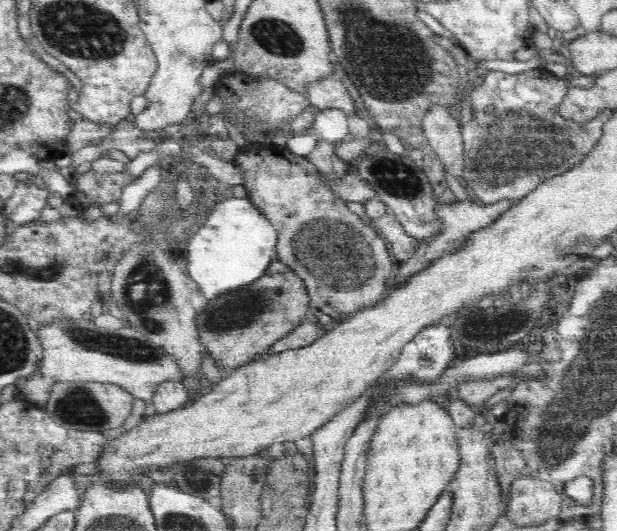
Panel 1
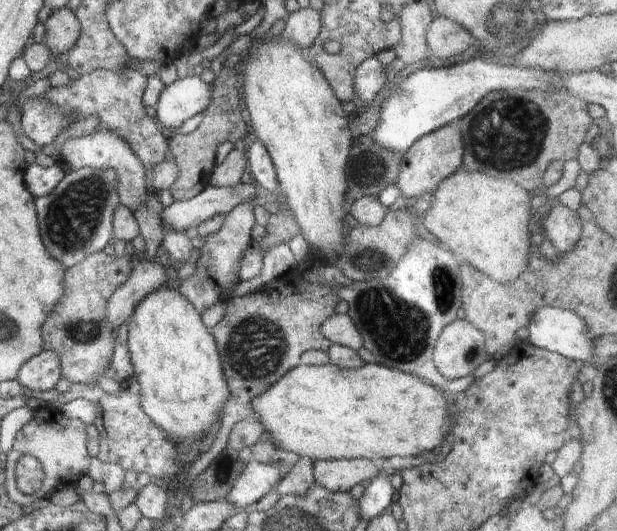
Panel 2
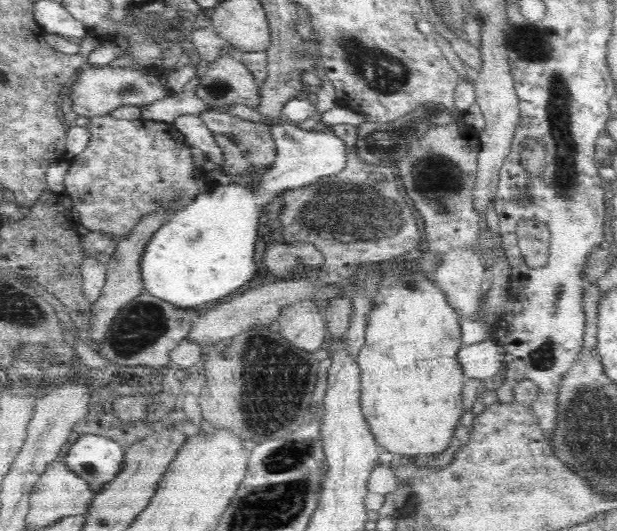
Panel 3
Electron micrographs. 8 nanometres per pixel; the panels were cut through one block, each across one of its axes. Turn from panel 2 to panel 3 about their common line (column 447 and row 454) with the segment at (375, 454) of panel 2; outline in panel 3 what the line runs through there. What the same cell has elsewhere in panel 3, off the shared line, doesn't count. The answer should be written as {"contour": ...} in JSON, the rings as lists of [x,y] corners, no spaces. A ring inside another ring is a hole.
{"contour":[[[404,265],[400,267],[394,266],[384,272],[382,280],[378,282],[378,290],[371,299],[371,310],[367,313],[367,327],[365,332],[365,343],[362,350],[358,352],[356,362],[358,363],[361,374],[361,395],[360,407],[364,418],[374,435],[375,441],[381,446],[382,449],[387,450],[394,454],[401,456],[418,456],[418,454],[438,454],[444,452],[454,436],[454,430],[459,425],[458,420],[465,413],[464,402],[462,401],[462,387],[464,380],[463,370],[457,359],[457,352],[463,345],[461,341],[461,318],[457,312],[448,304],[448,301],[443,296],[442,291],[435,285],[435,281],[416,271],[408,271]]]}

